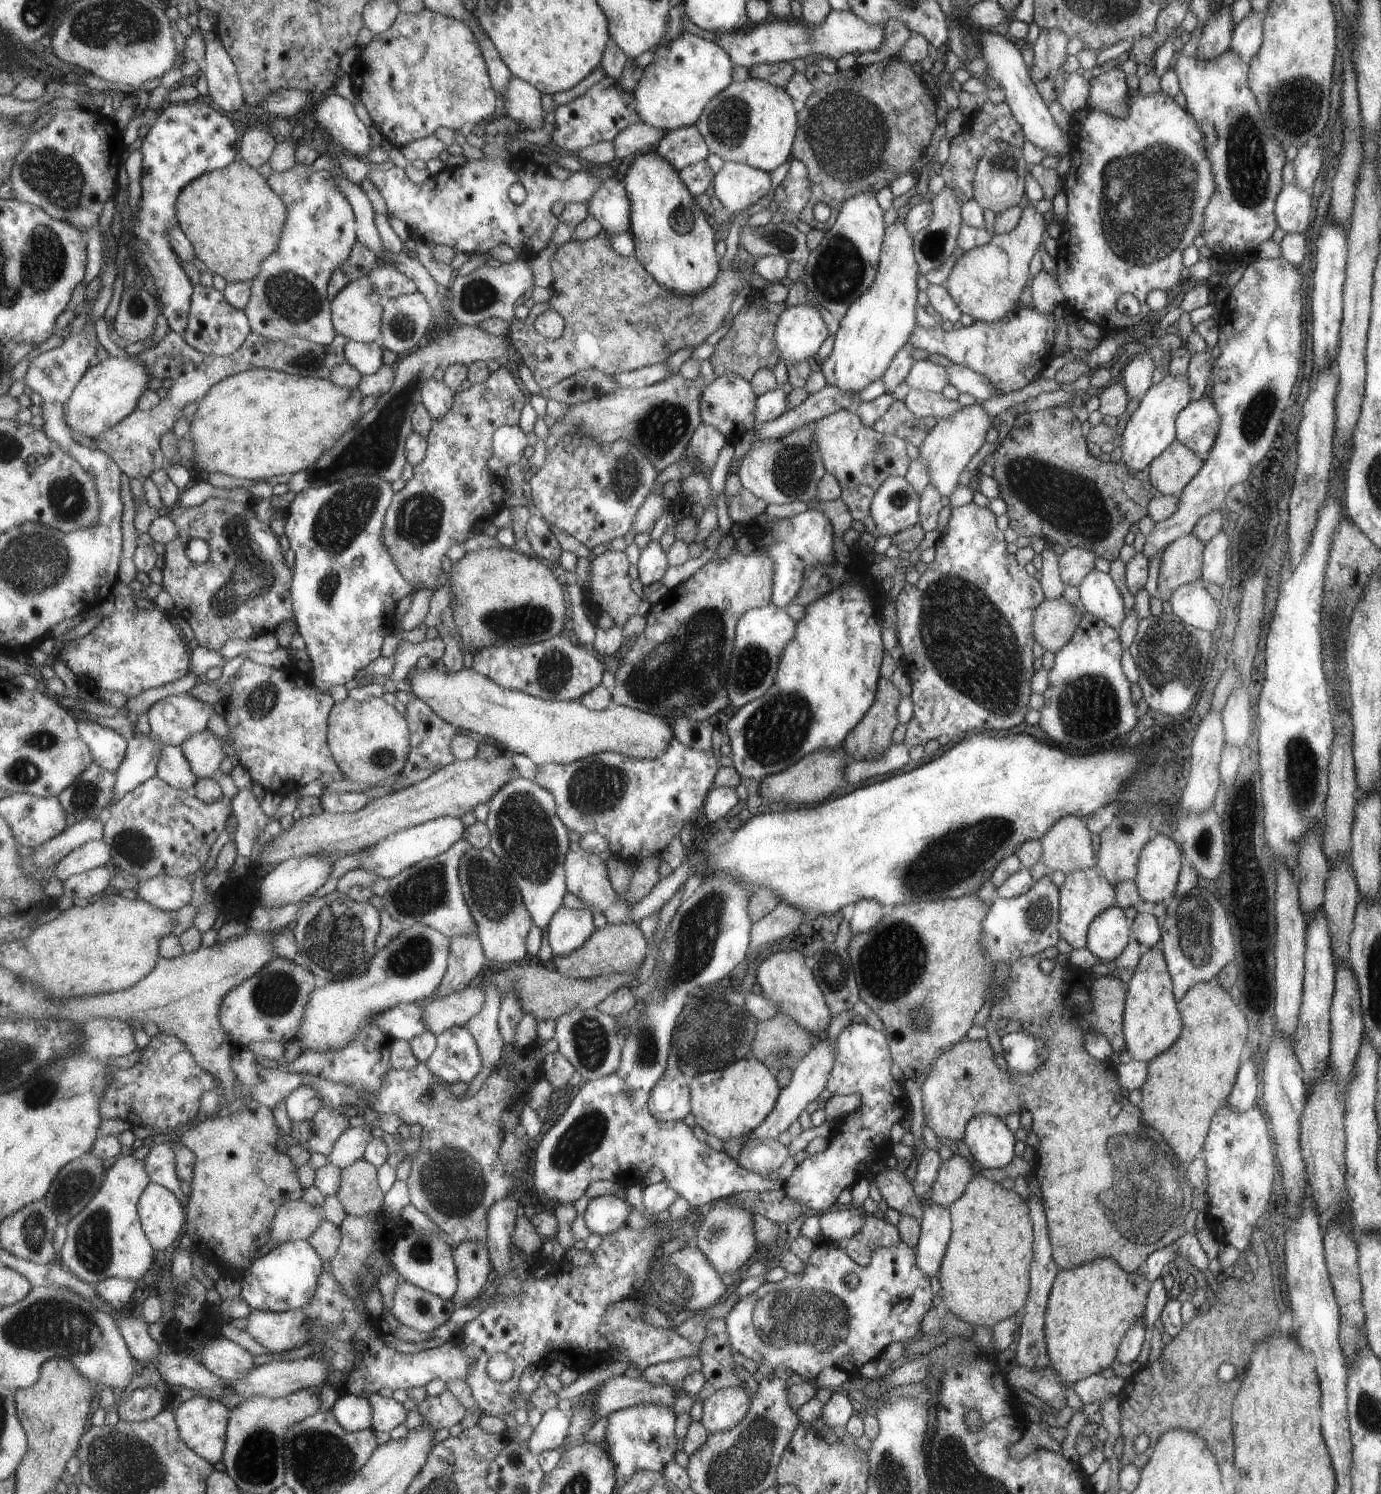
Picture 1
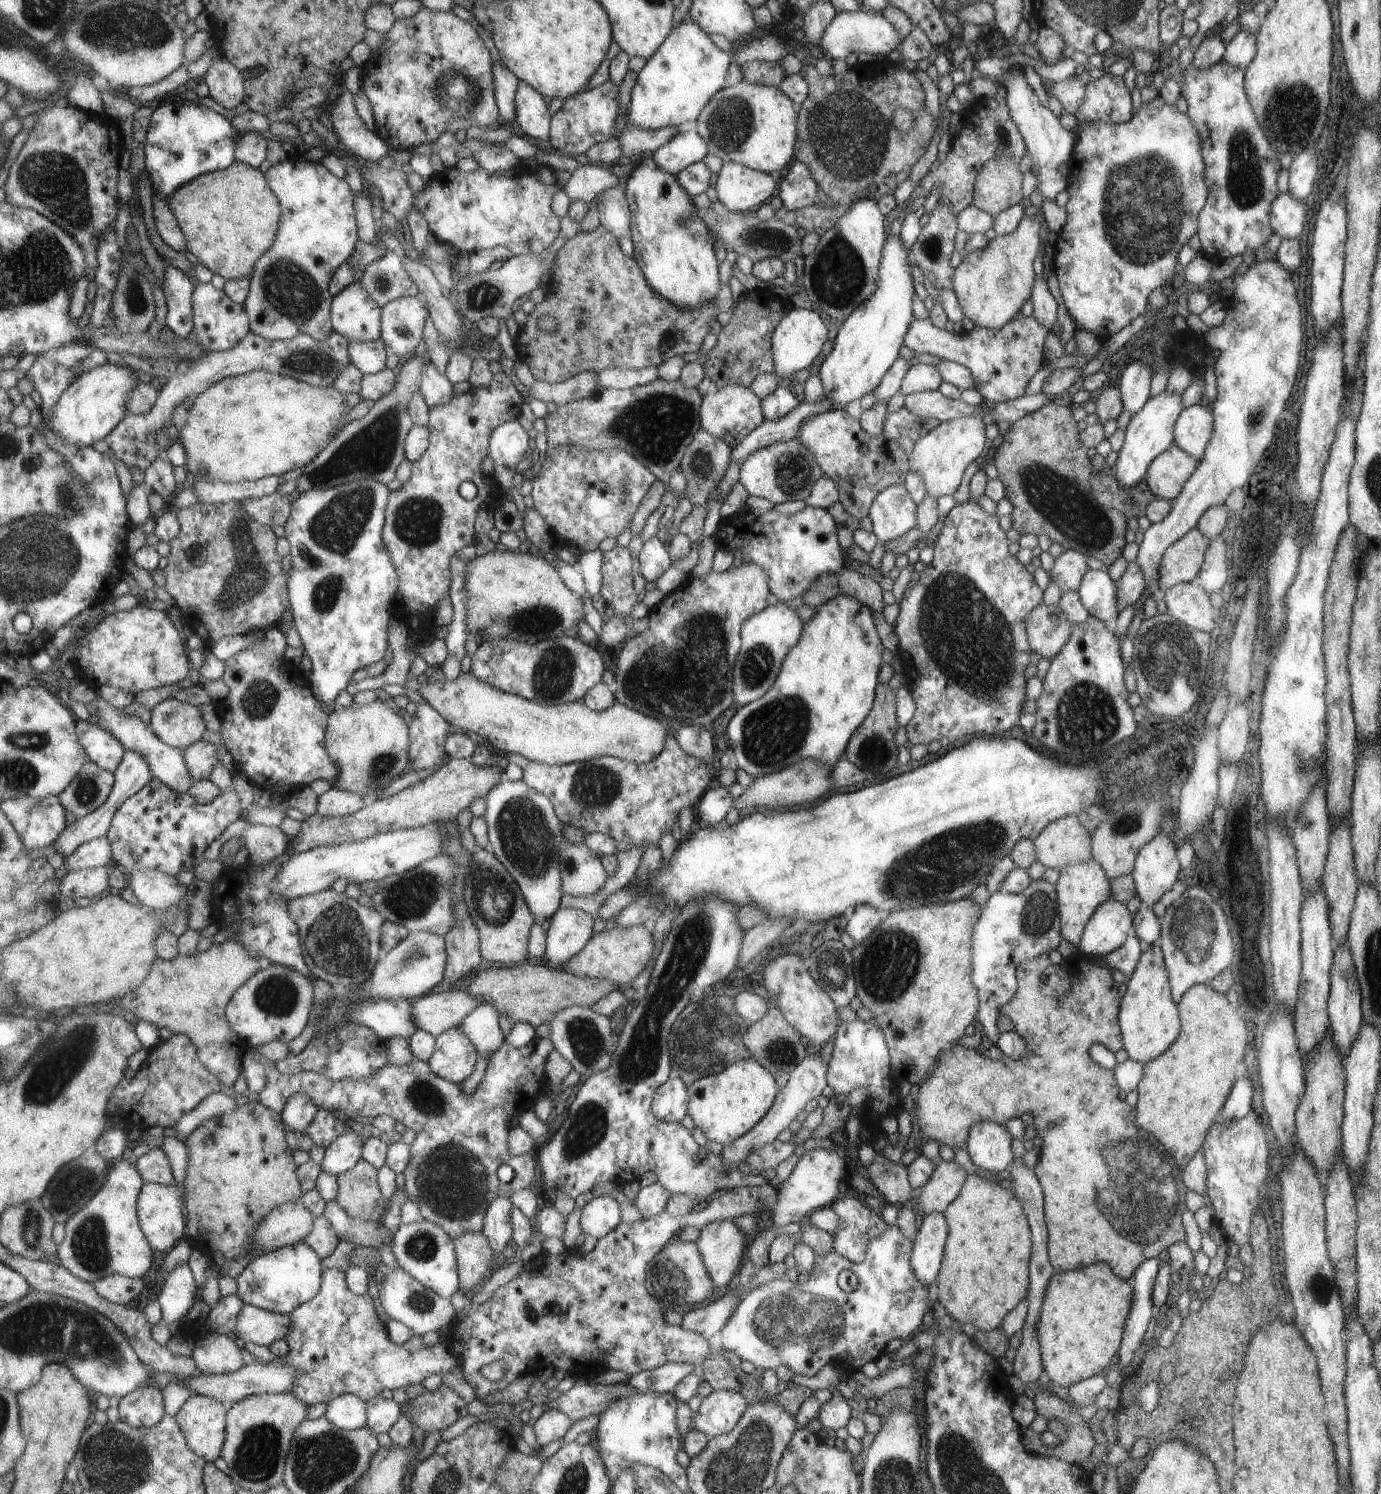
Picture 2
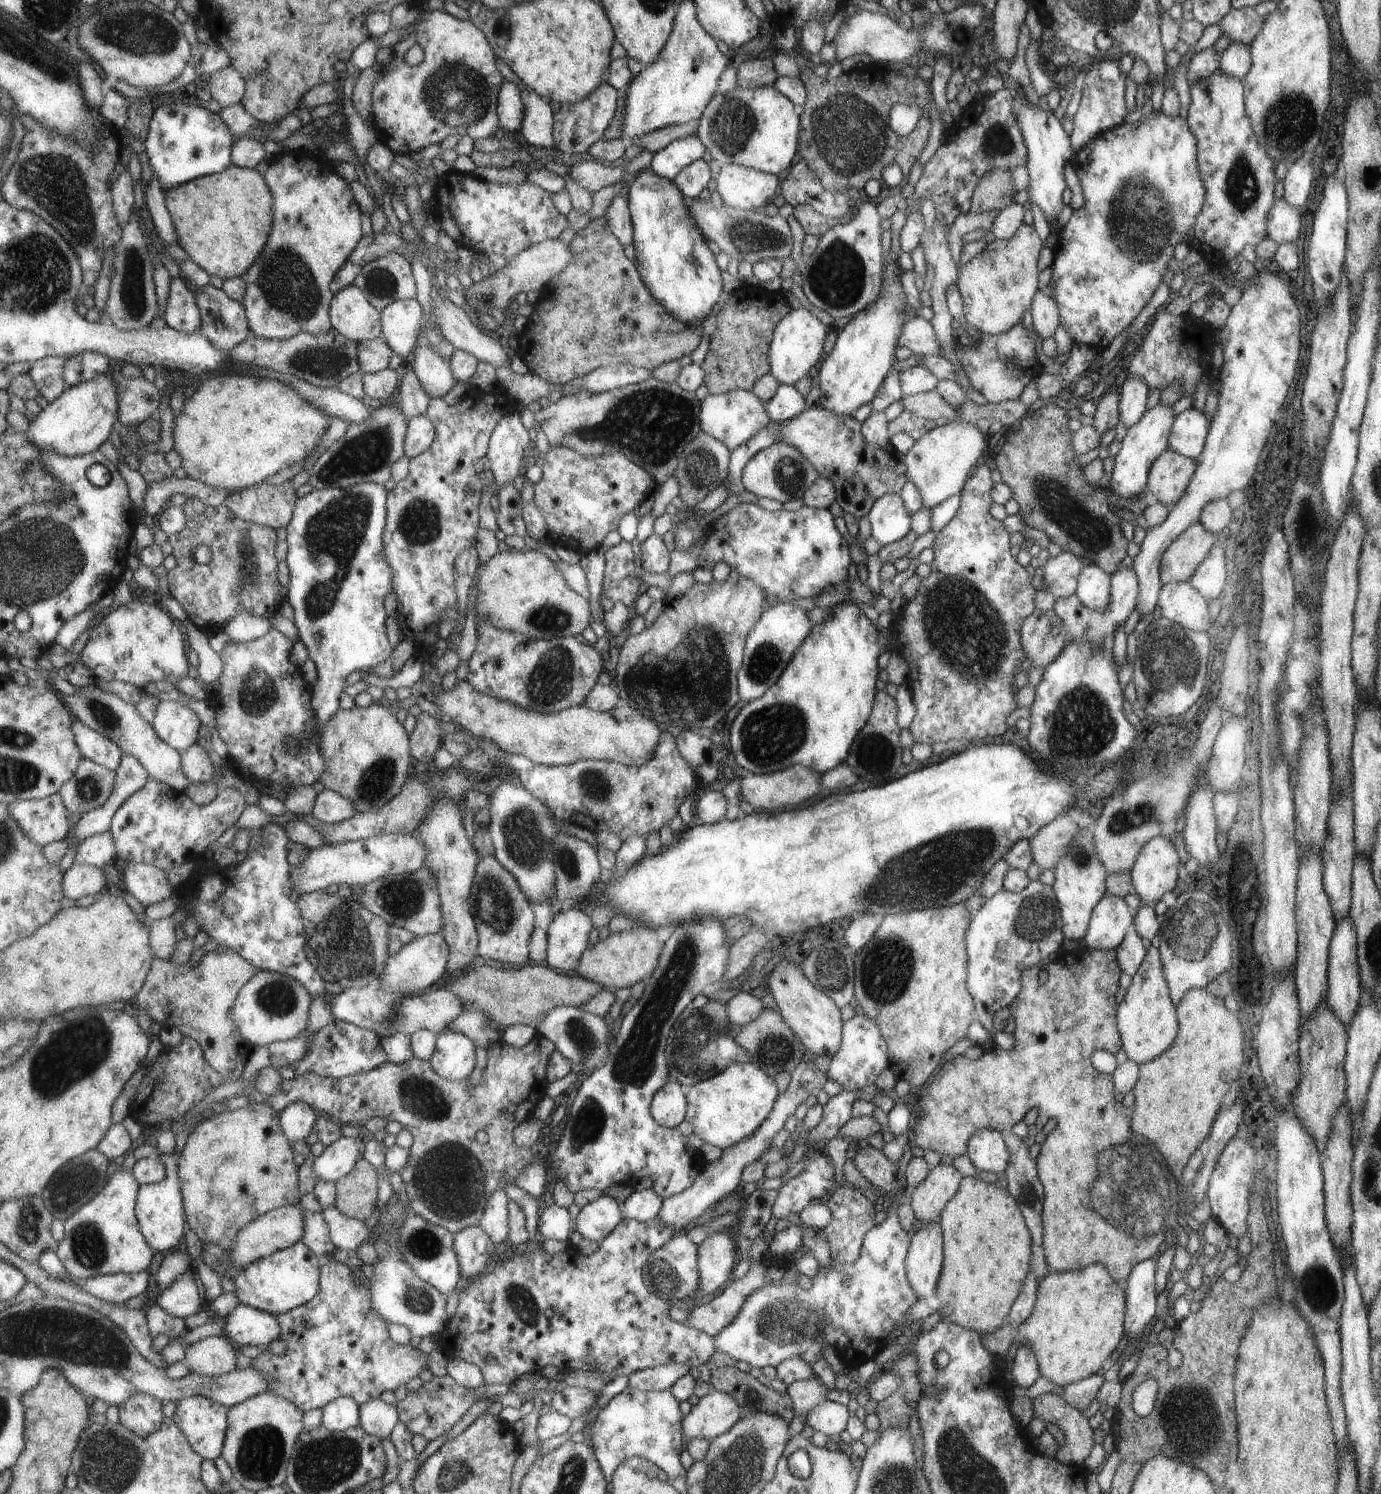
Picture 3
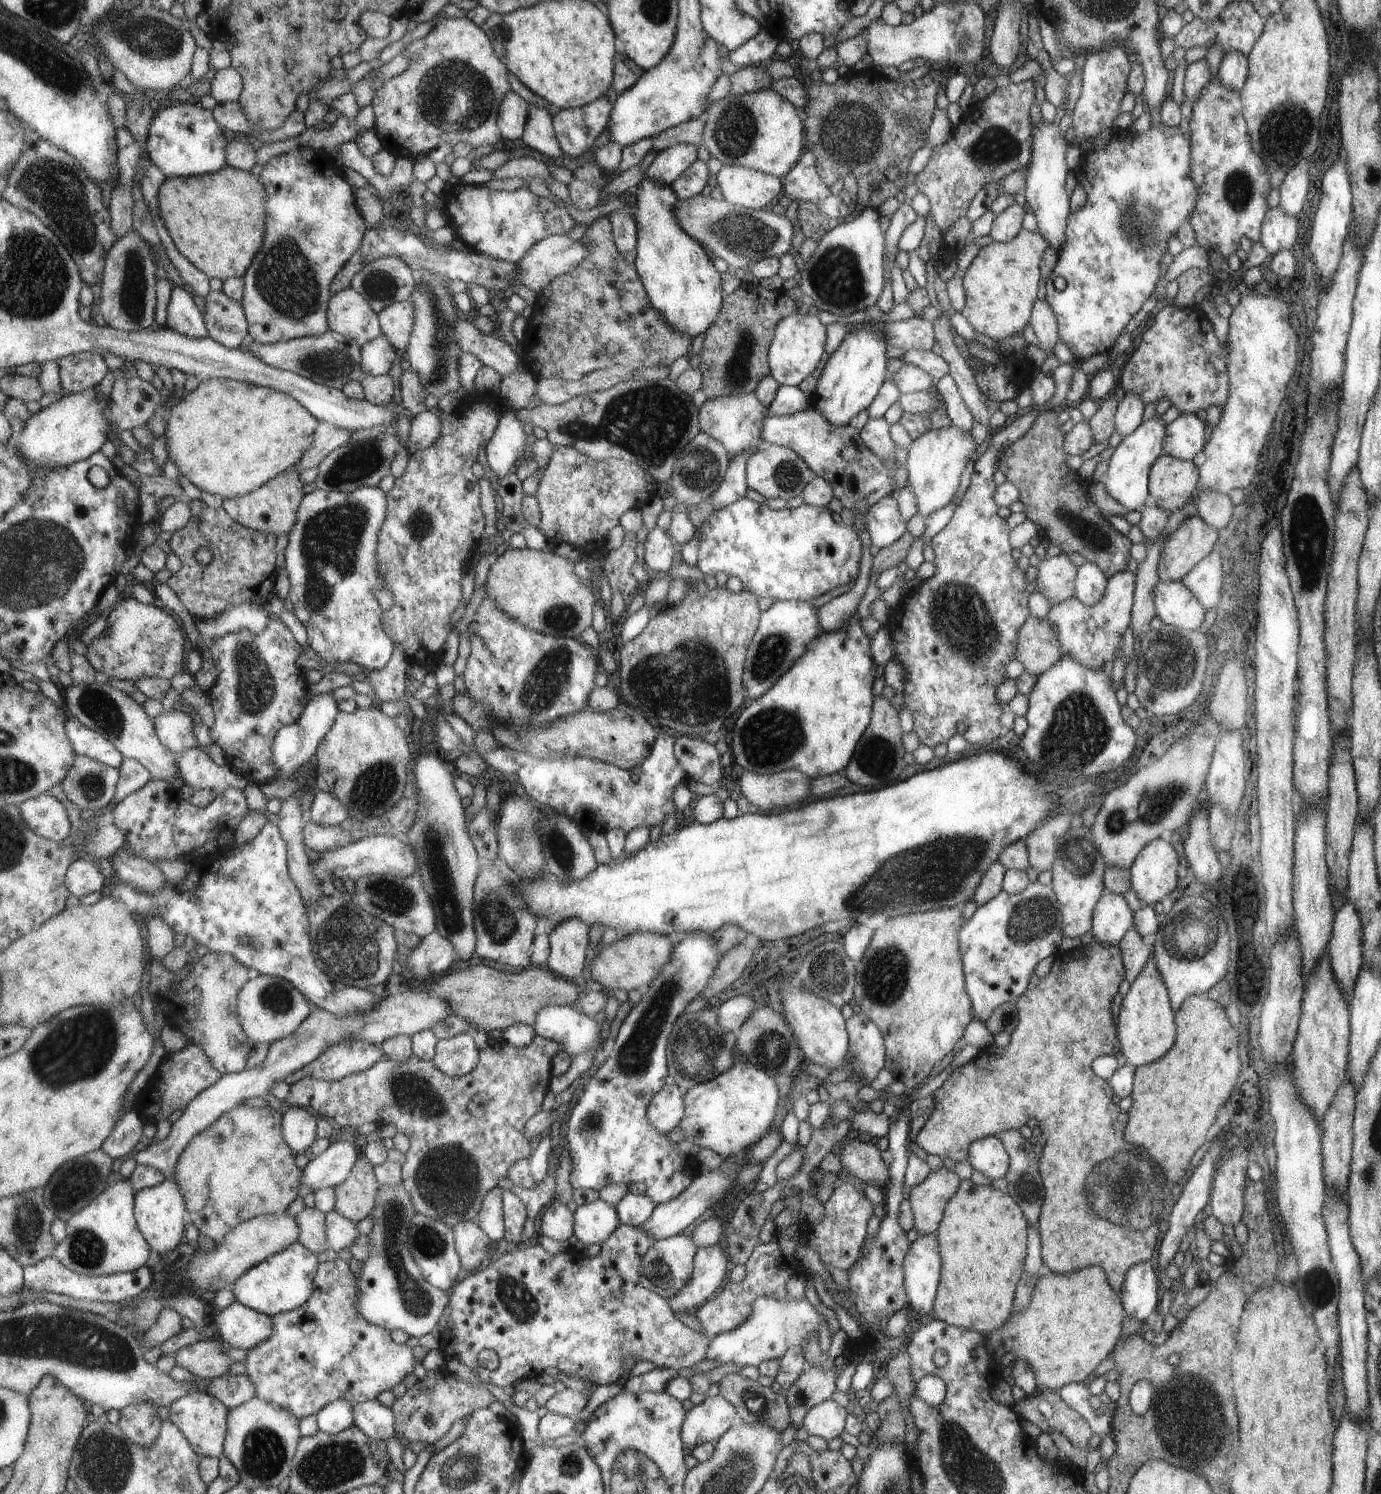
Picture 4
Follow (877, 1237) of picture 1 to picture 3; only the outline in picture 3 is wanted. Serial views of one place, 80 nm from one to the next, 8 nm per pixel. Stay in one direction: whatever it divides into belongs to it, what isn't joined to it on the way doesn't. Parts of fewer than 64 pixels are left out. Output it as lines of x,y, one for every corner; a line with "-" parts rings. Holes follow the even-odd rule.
845,1186
837,1188
824,1203
828,1206
832,1219
826,1228
819,1231
823,1231
825,1235
830,1259
835,1264
855,1263
860,1256
859,1248
861,1248
861,1240
864,1240
863,1234
873,1226
873,1212
875,1212
873,1206
865,1200
865,1196
859,1190
855,1190
854,1187
845,1188

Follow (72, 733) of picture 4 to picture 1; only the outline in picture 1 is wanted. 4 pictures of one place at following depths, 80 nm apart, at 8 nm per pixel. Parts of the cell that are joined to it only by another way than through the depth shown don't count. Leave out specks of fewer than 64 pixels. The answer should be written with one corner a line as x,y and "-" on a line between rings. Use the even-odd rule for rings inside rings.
79,721
79,732
93,754
94,763
117,773
128,751
128,740
119,732
87,721

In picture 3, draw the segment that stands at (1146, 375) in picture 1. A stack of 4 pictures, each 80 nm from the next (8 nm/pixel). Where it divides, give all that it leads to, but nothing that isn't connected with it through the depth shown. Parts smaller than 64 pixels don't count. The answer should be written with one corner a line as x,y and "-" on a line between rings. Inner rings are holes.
1137,375
1125,377
1120,387
1120,417
1125,427
1131,426
1145,411
1148,394
1146,382

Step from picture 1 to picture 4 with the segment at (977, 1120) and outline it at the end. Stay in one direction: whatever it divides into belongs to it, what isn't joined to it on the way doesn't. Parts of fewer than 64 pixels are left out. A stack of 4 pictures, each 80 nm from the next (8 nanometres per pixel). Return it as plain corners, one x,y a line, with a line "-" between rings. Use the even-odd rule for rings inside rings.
996,1135
972,1140
968,1148
967,1161
973,1169
981,1172
992,1181
1004,1176
1008,1170
1008,1155

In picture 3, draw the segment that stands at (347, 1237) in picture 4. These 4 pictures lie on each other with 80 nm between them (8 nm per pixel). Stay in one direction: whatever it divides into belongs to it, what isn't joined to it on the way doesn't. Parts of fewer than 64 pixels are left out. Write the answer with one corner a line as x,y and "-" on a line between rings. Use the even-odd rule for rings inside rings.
335,1204
323,1209
325,1218
328,1220
333,1244
338,1249
355,1250
373,1240
373,1229
369,1228
365,1221
347,1216

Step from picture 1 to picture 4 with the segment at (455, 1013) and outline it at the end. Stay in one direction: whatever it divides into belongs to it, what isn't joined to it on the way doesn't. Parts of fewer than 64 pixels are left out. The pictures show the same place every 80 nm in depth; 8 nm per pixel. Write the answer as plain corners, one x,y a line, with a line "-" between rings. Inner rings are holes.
410,989
407,992
389,995
367,1015
338,1017
317,1005
312,1005
312,1008
313,1012
309,1018
291,1036
269,1044
261,1067
223,1075
217,1084
204,1090
192,1100
183,1110
179,1120
174,1122
172,1131
165,1140
155,1140
146,1149
133,1154
137,1164
155,1167
164,1172
167,1179
175,1179
176,1166
182,1152
199,1132
209,1128
225,1112
241,1105
247,1098
253,1096
270,1098
270,1090
279,1081
285,1081
291,1073
300,1071
304,1066
318,1059
328,1046
343,1039
365,1039
381,1046
385,1039
397,1035
412,1037
419,1031
433,1029
446,1016
453,1014
451,1005
448,1006
448,1002
443,997
432,995
427,990
417,992

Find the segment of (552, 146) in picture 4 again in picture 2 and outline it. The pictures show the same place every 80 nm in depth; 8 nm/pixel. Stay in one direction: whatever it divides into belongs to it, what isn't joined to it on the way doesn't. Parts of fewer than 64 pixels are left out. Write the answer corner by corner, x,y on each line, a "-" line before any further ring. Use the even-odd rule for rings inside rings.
521,81
517,90
517,120
522,132
537,145
549,143
552,132
552,116
549,104
533,86

